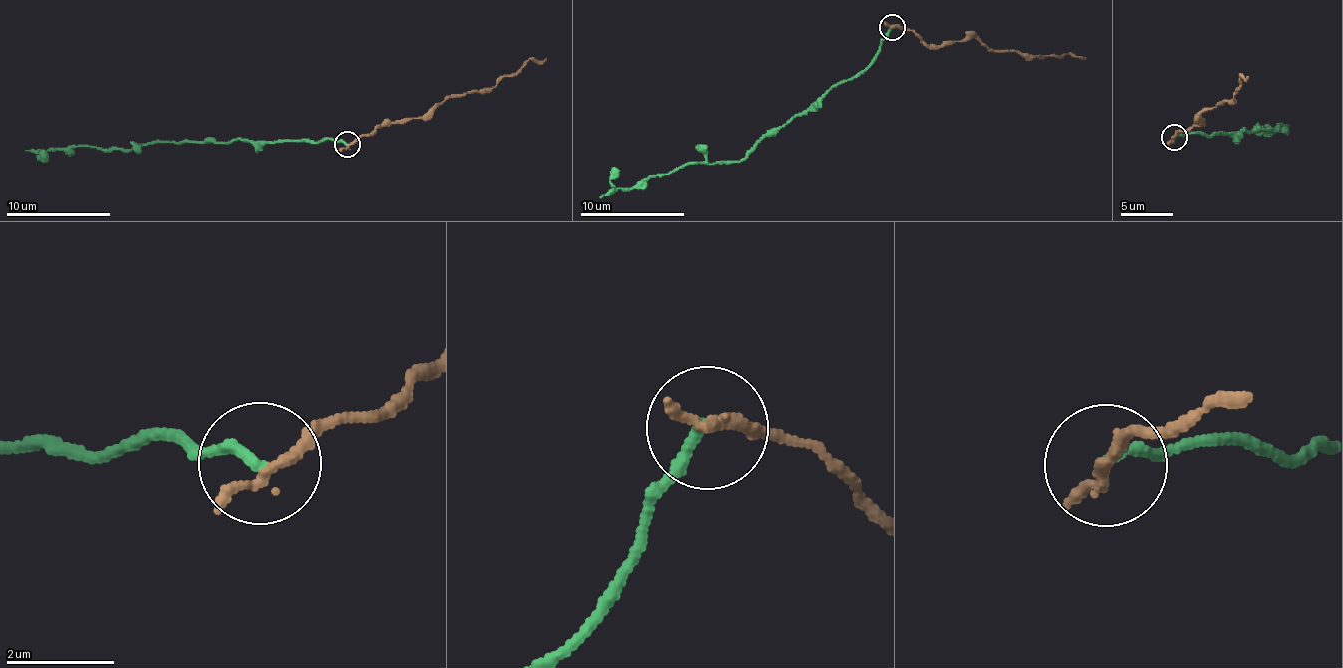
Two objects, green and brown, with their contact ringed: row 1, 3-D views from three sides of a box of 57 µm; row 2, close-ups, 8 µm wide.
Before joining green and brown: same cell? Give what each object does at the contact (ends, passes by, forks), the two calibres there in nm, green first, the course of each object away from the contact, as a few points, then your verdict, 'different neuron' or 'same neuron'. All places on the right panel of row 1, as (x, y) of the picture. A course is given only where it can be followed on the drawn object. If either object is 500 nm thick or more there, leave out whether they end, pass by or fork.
green ends; brown passes by; calibres 200 and 180 nm; course green (1174, 138), (1221, 131), (1278, 130), (1271, 130), (1278, 126), (1276, 124), (1286, 127), (1275, 131), (1263, 129); course brown (1174, 138), (1202, 121), (1220, 103), (1232, 99), (1241, 74), (1248, 75); different neuron

